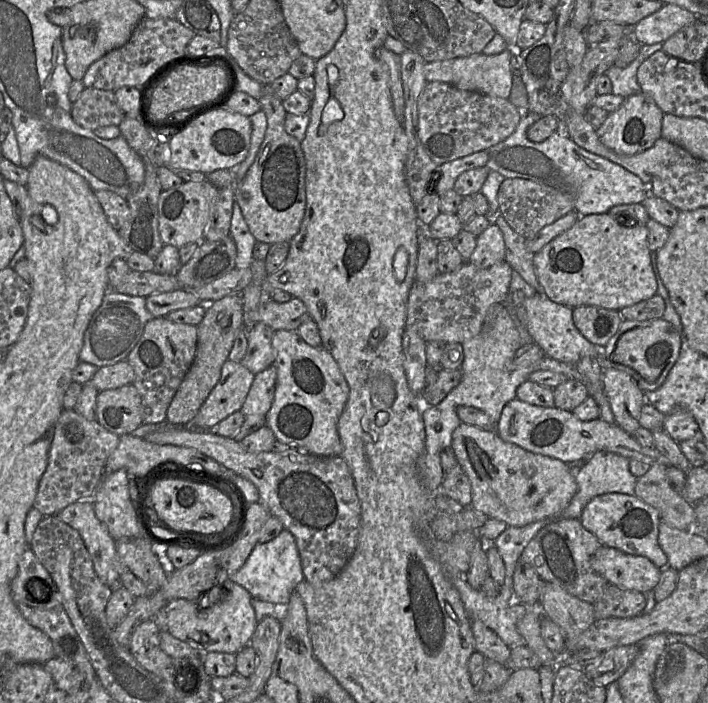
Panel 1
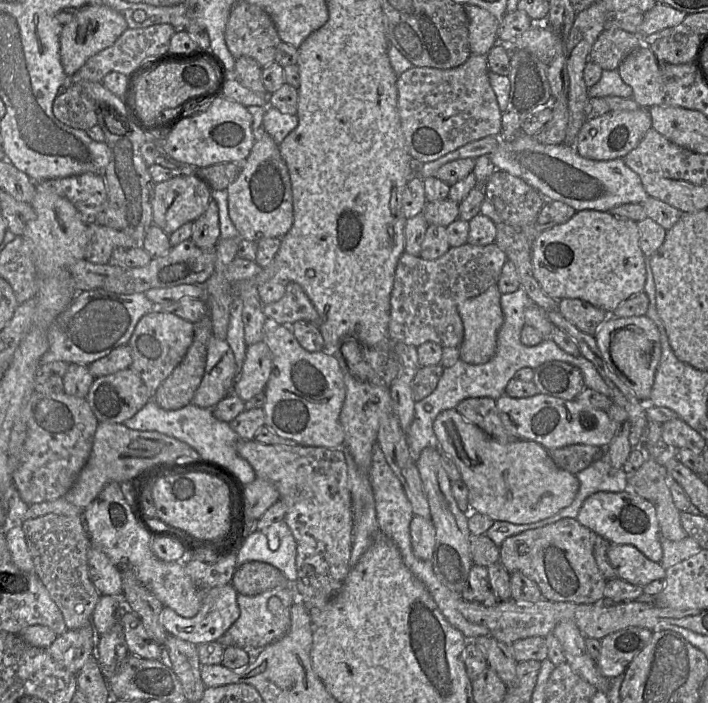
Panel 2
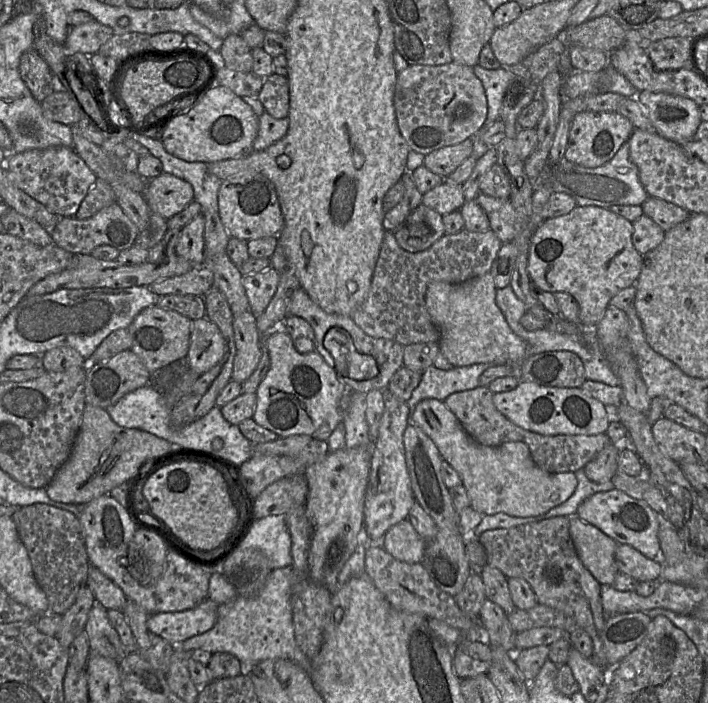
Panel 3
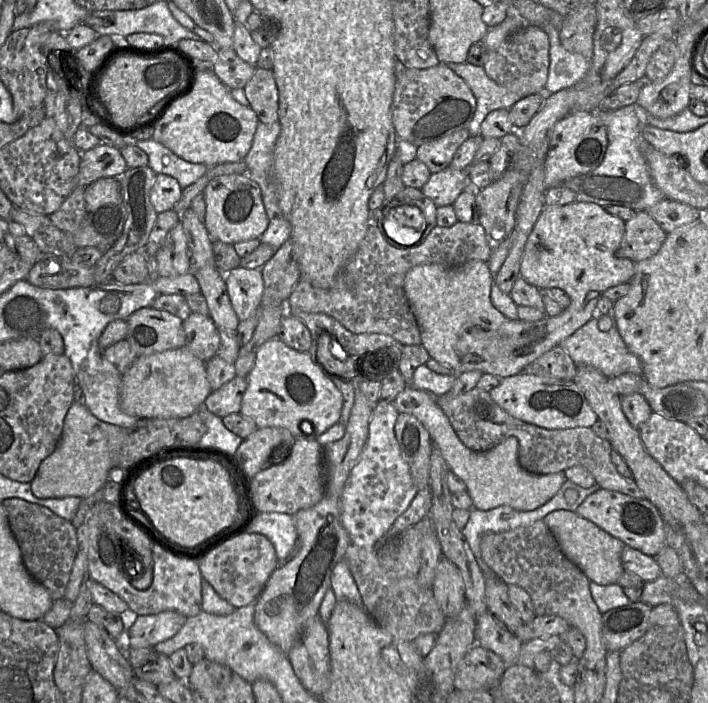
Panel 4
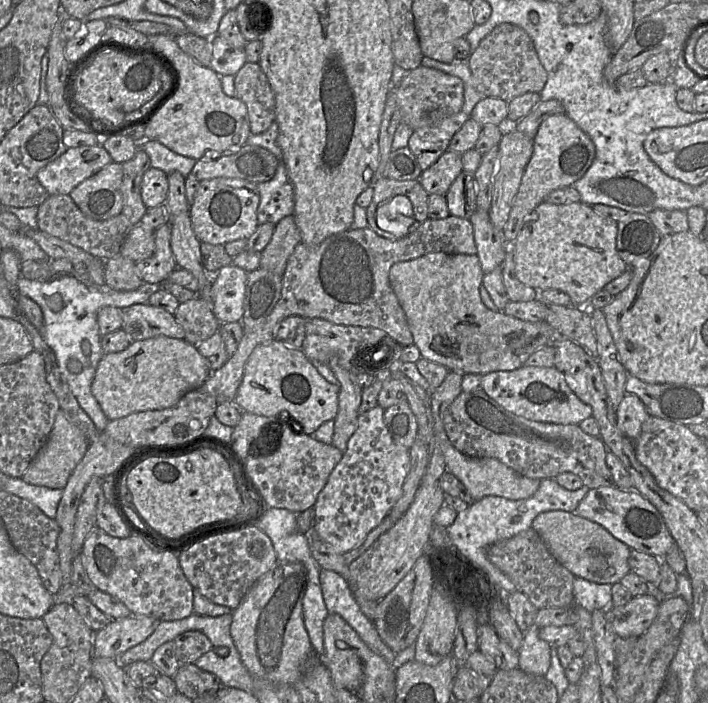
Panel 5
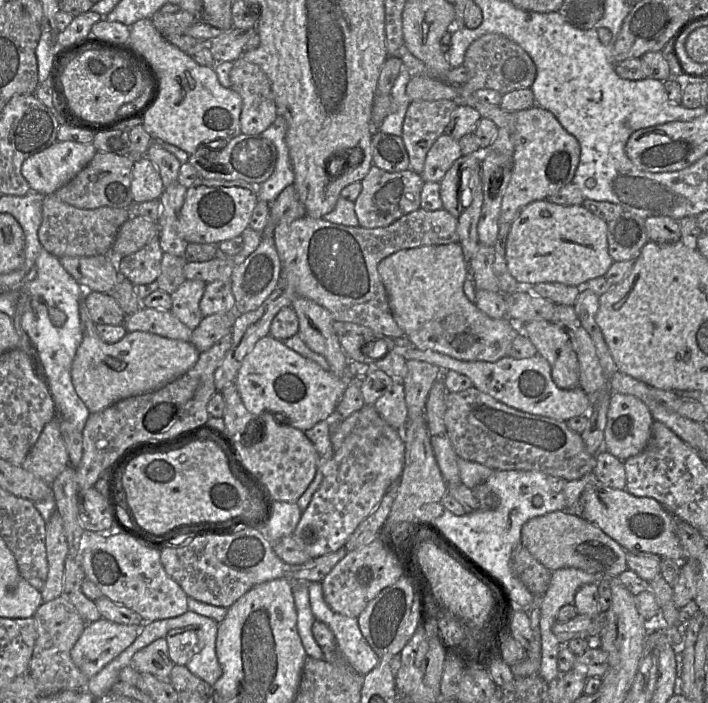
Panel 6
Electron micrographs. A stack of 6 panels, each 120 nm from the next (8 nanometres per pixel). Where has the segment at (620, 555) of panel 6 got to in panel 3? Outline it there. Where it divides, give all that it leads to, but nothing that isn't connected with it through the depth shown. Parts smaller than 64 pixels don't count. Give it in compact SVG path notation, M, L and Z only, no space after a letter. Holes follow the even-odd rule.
M577 516L570 517L569 533L583 565L601 585L612 585L618 573L615 562L618 543Z

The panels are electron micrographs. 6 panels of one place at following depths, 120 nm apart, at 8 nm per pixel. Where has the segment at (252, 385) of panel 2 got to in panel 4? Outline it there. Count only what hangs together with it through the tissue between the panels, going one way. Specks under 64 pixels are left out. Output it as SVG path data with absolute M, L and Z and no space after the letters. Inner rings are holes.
M211 266L192 268L190 272L199 283L200 293L208 305L209 316L220 336L217 355L234 364L241 348L237 341L237 327L240 320L231 305L224 275L216 267Z

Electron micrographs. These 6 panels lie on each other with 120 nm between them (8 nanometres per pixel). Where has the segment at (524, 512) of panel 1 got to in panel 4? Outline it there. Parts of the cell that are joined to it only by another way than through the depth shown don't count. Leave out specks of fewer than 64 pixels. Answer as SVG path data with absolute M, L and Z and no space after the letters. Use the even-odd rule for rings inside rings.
M407 386L391 403L400 413L415 416L425 426L448 468L465 482L476 509L490 510L506 505L518 511L534 510L548 502L567 480L563 472L532 474L524 470L518 461L519 442L516 437L509 437L485 452L467 448L458 438L434 396L424 390Z

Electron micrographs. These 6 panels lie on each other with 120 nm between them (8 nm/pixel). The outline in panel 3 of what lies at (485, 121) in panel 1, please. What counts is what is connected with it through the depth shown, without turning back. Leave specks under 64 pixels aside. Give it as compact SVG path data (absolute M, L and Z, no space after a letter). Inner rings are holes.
M451 62L409 65L397 73L394 108L399 131L411 150L424 156L477 134L487 118L487 98L473 67Z

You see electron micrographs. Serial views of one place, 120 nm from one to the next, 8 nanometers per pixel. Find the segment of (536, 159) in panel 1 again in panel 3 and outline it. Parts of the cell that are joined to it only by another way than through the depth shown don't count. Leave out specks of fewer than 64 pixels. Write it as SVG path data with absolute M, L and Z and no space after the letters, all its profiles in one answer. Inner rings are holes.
M628 141L623 143L614 157L602 166L586 168L562 158L555 164L546 164L541 172L542 183L552 192L571 195L577 206L610 208L614 205L640 205L649 197L639 180L637 166L631 161Z

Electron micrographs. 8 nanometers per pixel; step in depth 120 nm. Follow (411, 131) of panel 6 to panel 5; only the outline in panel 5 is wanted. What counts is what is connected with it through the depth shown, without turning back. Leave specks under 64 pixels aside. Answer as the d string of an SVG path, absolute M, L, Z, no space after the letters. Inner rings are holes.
M461 110L437 125L413 130L407 147L417 159L422 171L427 170L448 150L452 137L470 117Z

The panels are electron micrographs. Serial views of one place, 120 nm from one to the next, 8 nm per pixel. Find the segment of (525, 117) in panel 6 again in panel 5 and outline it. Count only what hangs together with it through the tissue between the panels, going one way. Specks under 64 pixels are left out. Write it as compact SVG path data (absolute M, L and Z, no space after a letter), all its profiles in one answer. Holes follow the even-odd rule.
M555 114L545 119L534 136L533 154L526 166L518 192L514 198L508 221L504 227L506 243L517 238L532 211L552 191L571 186L591 166L595 145L591 138L566 114Z

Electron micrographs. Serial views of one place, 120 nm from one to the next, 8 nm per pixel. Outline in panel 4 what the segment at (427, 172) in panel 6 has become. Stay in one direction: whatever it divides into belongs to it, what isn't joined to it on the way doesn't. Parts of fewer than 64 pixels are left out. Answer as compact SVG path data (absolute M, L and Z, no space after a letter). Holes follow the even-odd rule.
M449 166L440 172L432 173L420 190L439 207L452 205L463 190L473 191L476 198L479 187L468 179L466 171Z

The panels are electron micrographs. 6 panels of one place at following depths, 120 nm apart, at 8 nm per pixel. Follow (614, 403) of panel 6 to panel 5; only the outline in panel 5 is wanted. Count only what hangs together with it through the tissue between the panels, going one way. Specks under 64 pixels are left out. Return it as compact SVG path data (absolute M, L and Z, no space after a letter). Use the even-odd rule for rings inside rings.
M625 393L616 408L616 425L620 432L635 441L648 417L642 401L635 394Z

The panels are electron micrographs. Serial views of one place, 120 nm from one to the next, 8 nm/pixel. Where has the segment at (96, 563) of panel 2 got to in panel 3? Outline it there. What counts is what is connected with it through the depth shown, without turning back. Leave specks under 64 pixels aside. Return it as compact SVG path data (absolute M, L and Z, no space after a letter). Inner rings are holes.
M89 565L87 585L94 593L96 603L107 609L124 609L127 597L123 590L93 565Z

